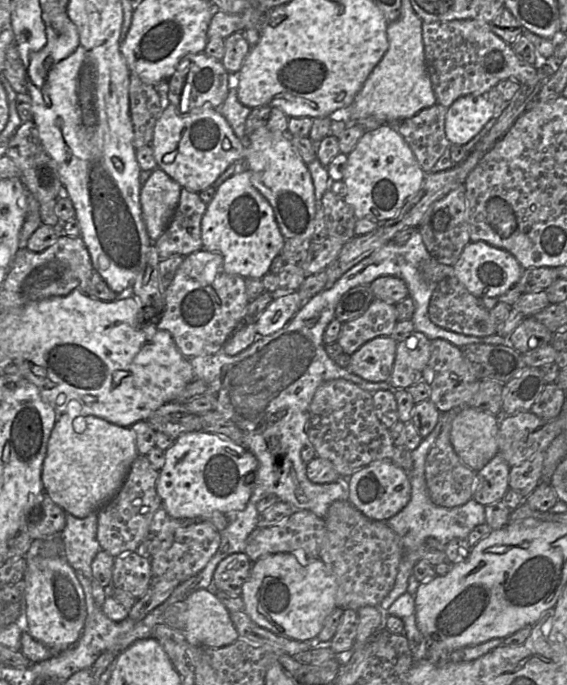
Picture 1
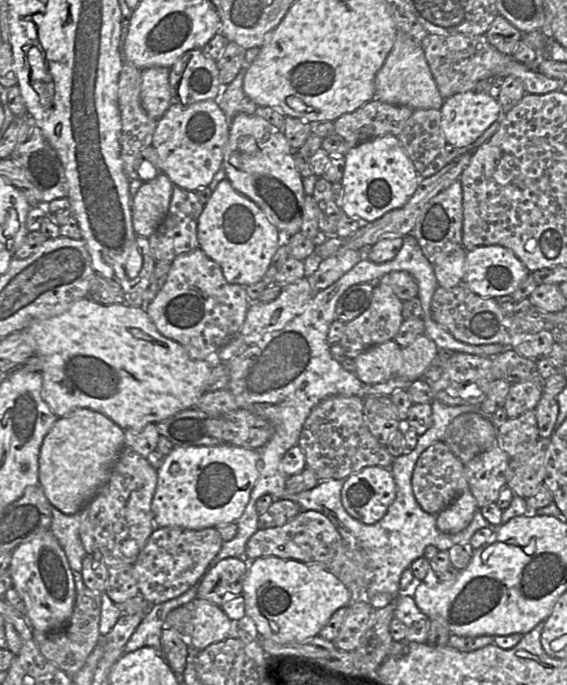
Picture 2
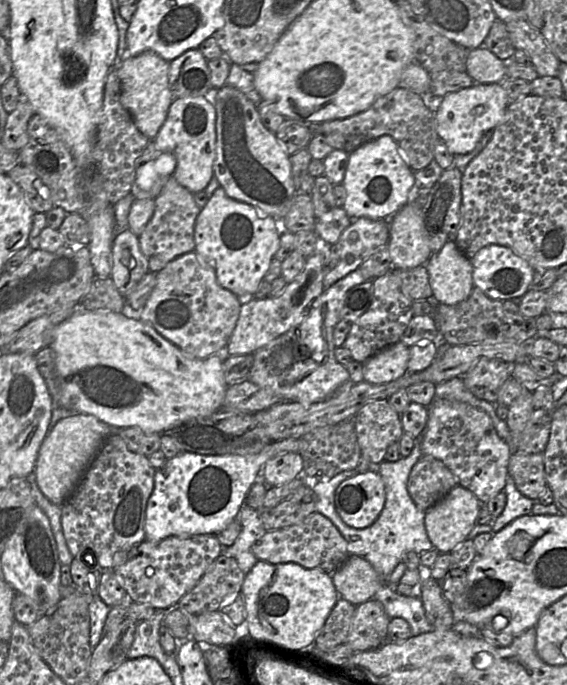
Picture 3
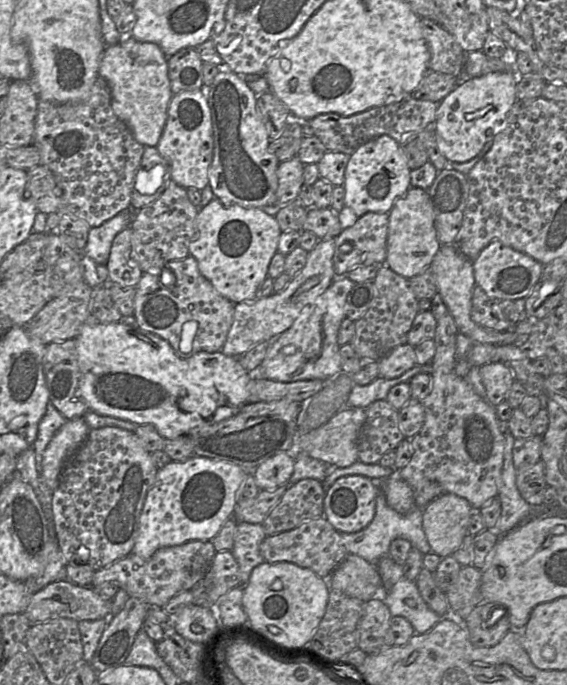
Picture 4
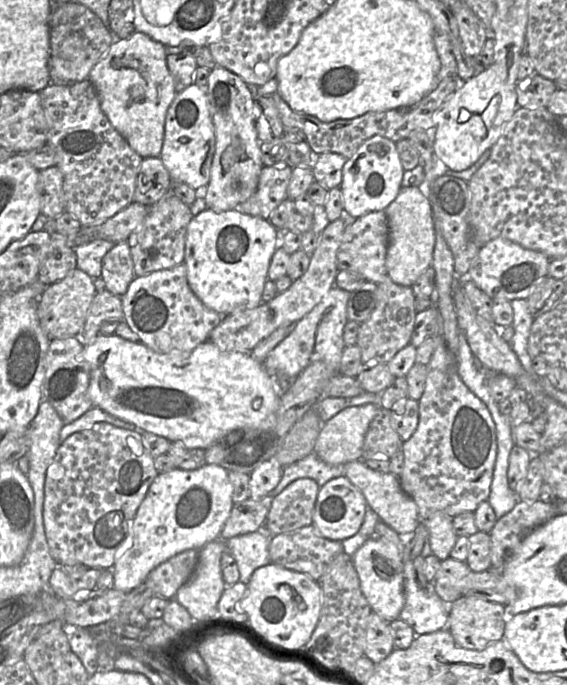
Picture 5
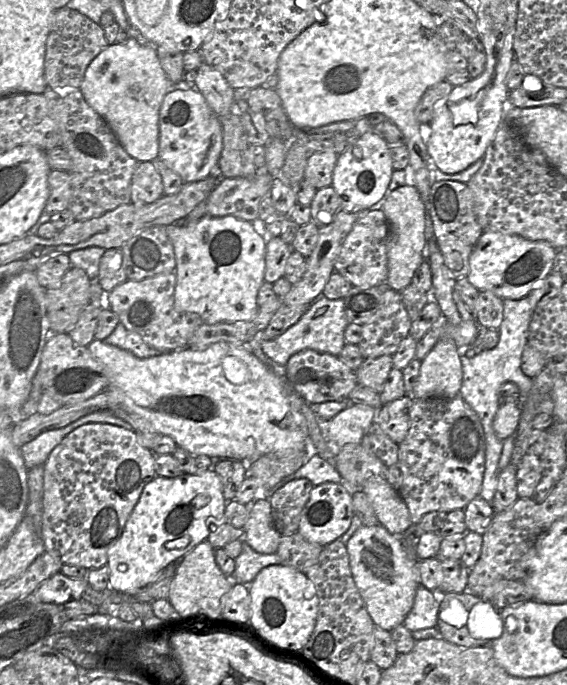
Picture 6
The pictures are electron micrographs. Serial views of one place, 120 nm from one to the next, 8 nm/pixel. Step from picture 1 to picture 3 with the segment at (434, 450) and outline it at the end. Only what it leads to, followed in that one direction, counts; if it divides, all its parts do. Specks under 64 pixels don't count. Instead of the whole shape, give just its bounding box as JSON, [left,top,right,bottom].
[408,455,458,511]

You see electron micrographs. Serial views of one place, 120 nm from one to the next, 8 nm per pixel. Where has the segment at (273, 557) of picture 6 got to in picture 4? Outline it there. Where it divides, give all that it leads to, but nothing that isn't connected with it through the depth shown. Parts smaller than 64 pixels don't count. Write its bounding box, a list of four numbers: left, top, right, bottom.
[232,522,267,585]

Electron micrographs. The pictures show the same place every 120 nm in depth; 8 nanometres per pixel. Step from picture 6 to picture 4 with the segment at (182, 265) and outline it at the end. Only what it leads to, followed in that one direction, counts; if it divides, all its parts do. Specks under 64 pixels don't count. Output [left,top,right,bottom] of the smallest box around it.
[189,199,282,304]

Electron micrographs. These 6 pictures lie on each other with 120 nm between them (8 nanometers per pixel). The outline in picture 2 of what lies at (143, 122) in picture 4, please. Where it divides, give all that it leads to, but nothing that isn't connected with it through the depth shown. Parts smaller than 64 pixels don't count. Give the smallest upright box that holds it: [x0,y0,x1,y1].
[141,67,172,121]

